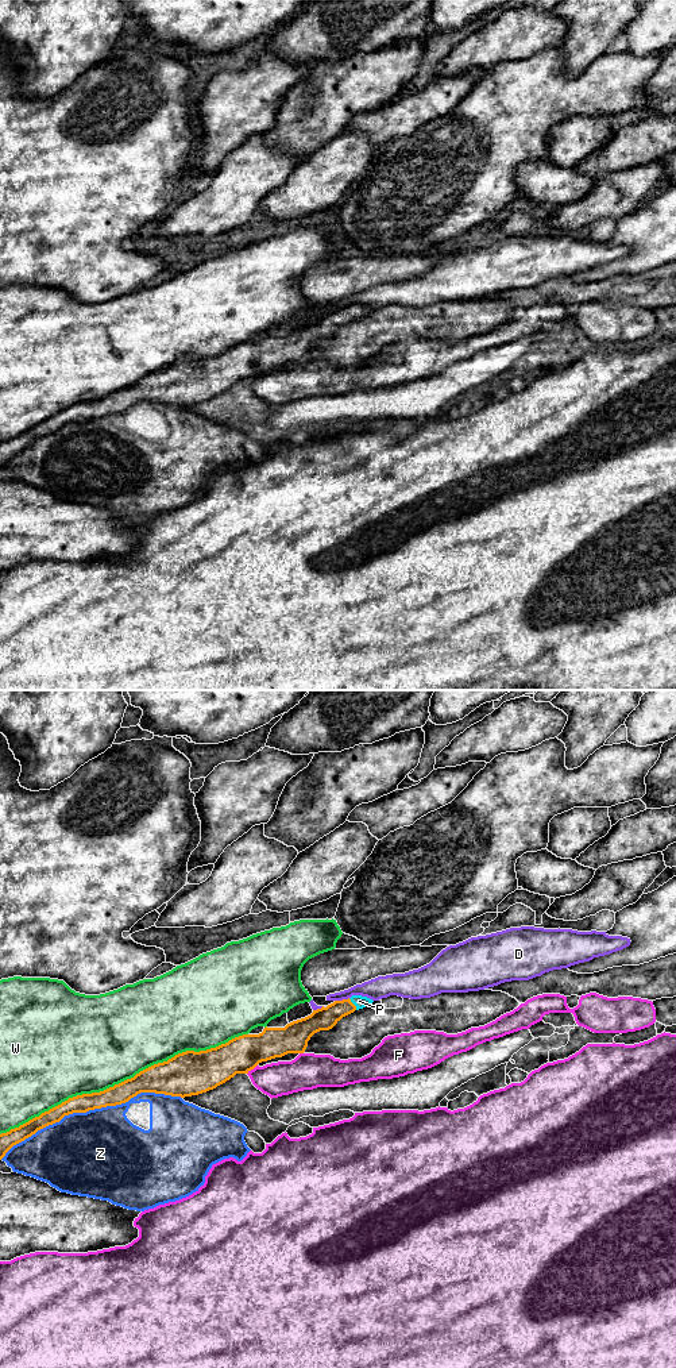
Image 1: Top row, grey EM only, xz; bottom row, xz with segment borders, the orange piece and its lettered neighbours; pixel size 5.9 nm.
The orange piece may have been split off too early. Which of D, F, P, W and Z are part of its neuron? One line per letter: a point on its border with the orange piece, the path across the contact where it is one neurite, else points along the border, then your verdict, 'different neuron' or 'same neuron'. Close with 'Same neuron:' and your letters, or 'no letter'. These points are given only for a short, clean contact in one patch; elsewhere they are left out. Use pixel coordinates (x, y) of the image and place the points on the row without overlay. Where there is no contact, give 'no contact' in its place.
D: meets orange in xz at (343, 308); different neuron
F: meets orange in xz at (251, 377); different neuron
P: meets orange in xz at (352, 312); same neuron
W: meets orange in xz at (124, 389); different neuron
Z: meets orange in xz at (91, 417); different neuron
Same neuron: P

